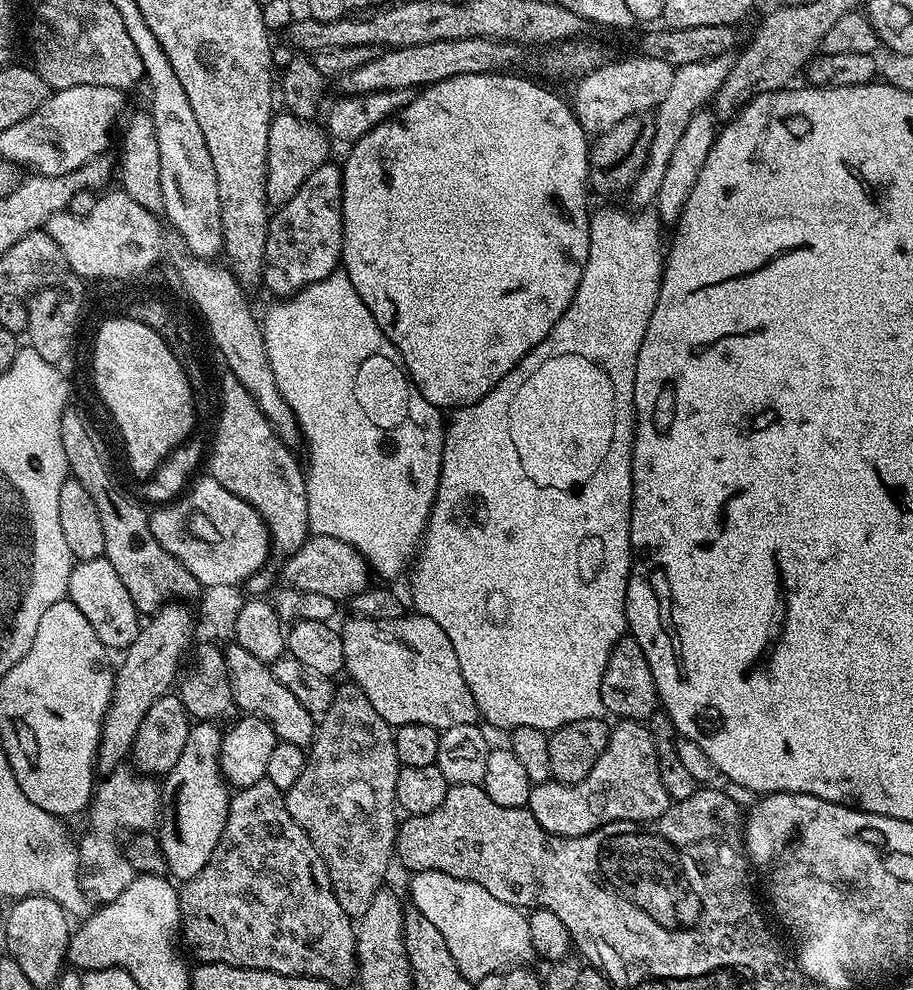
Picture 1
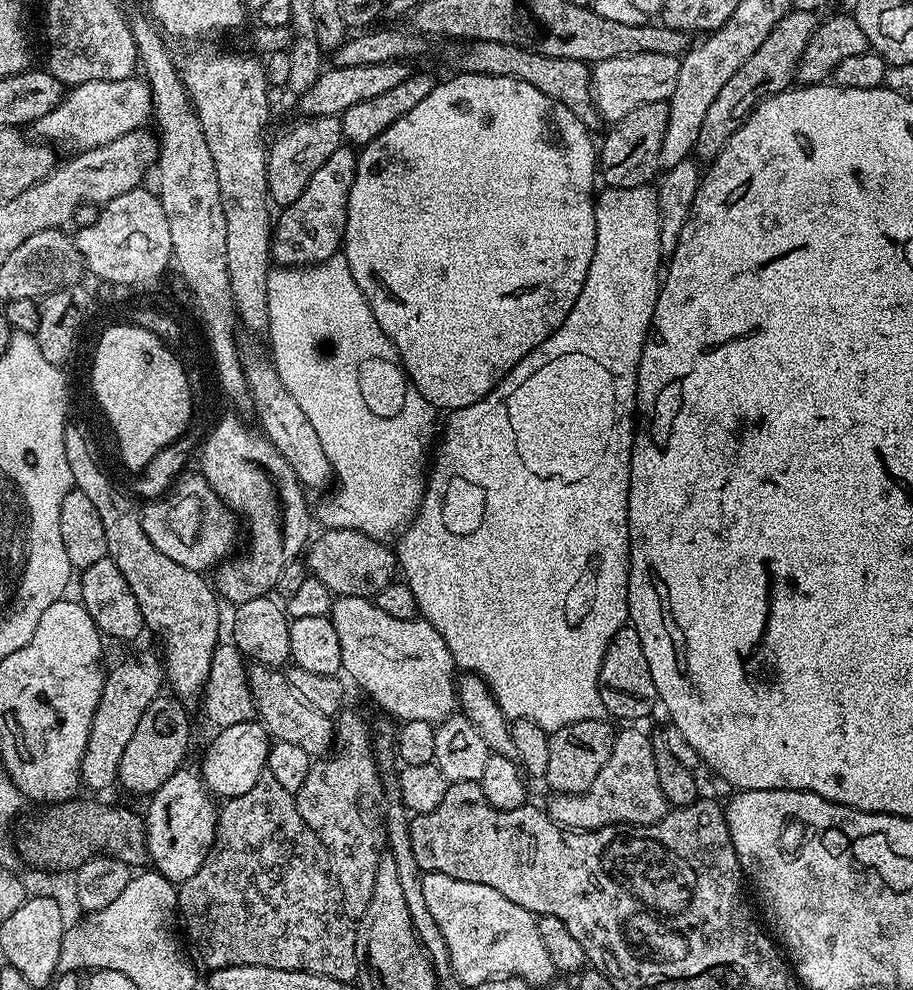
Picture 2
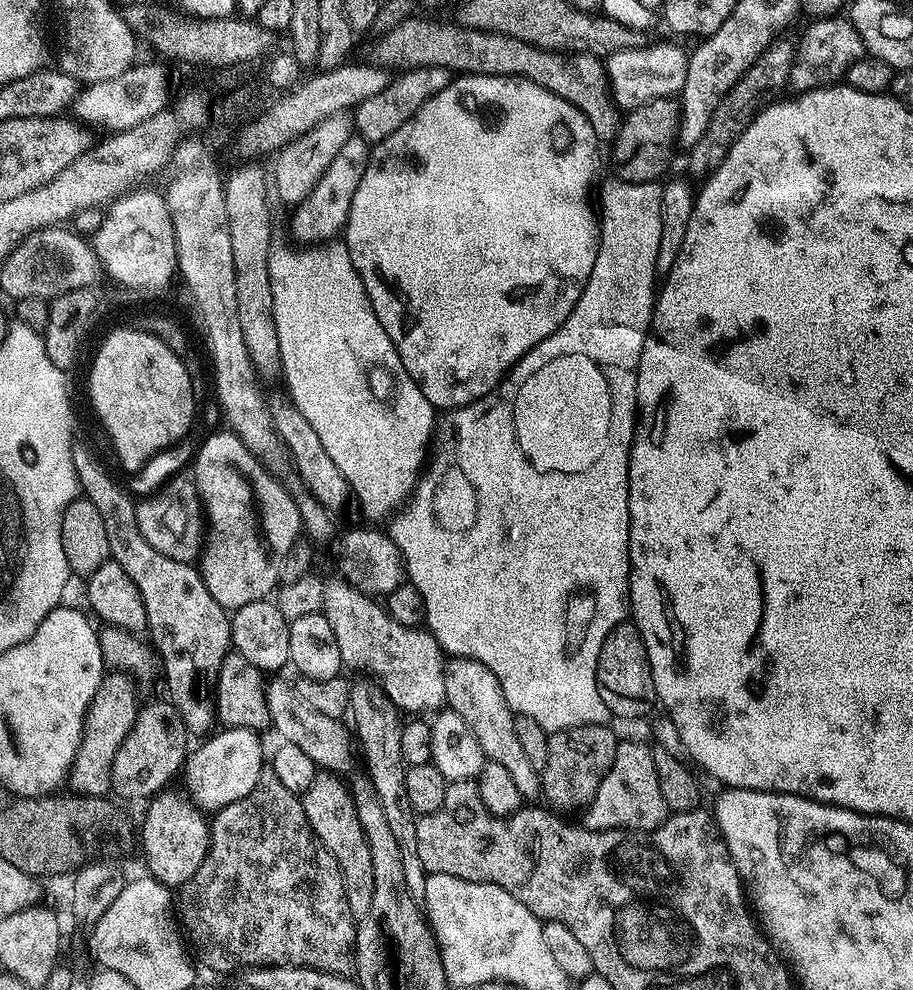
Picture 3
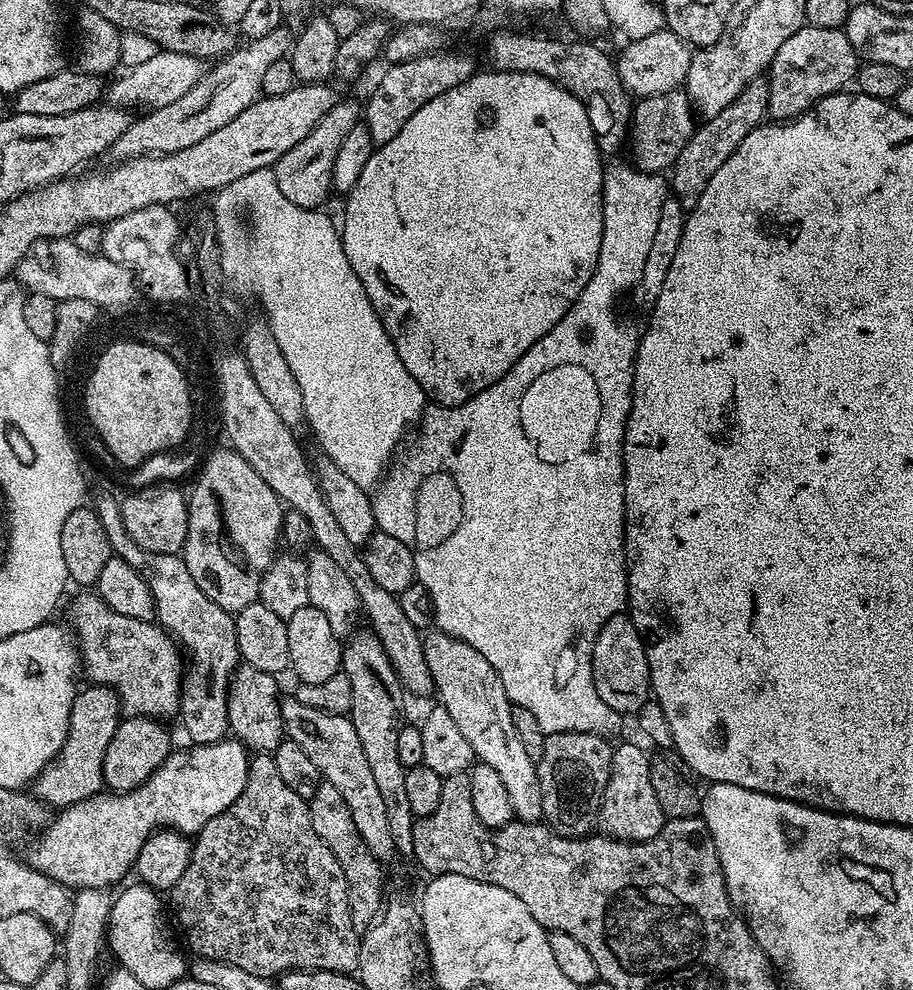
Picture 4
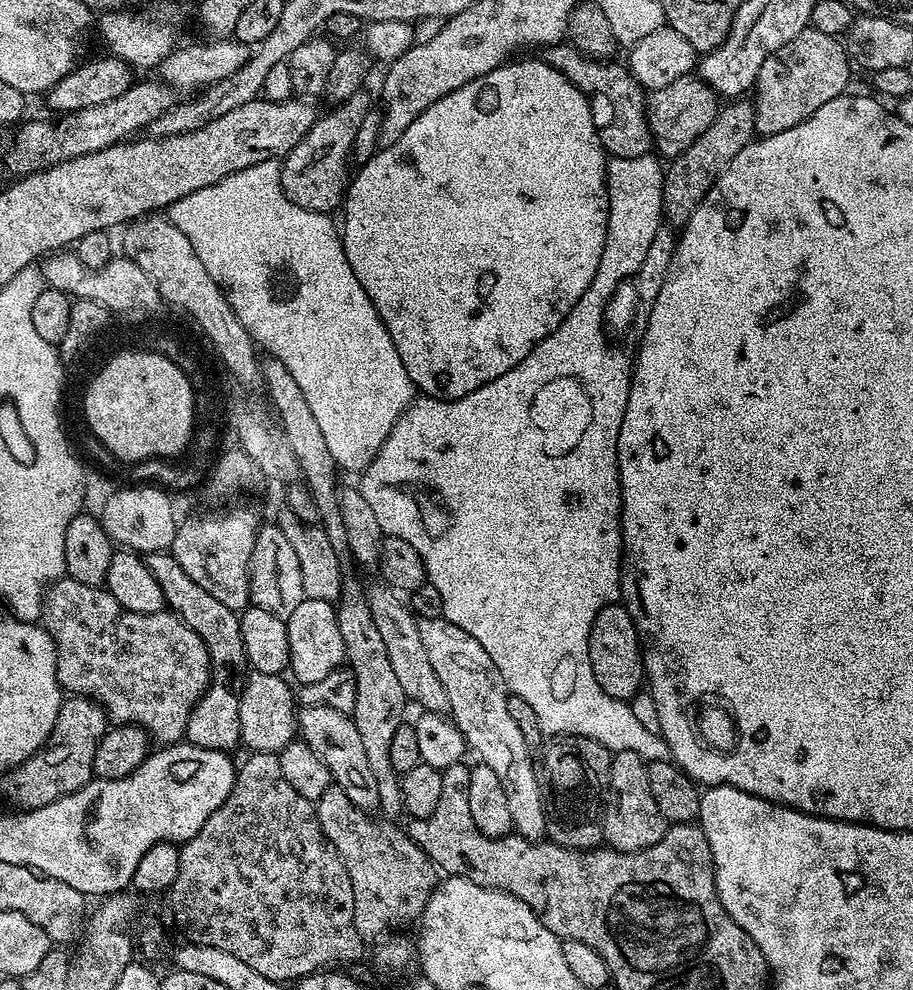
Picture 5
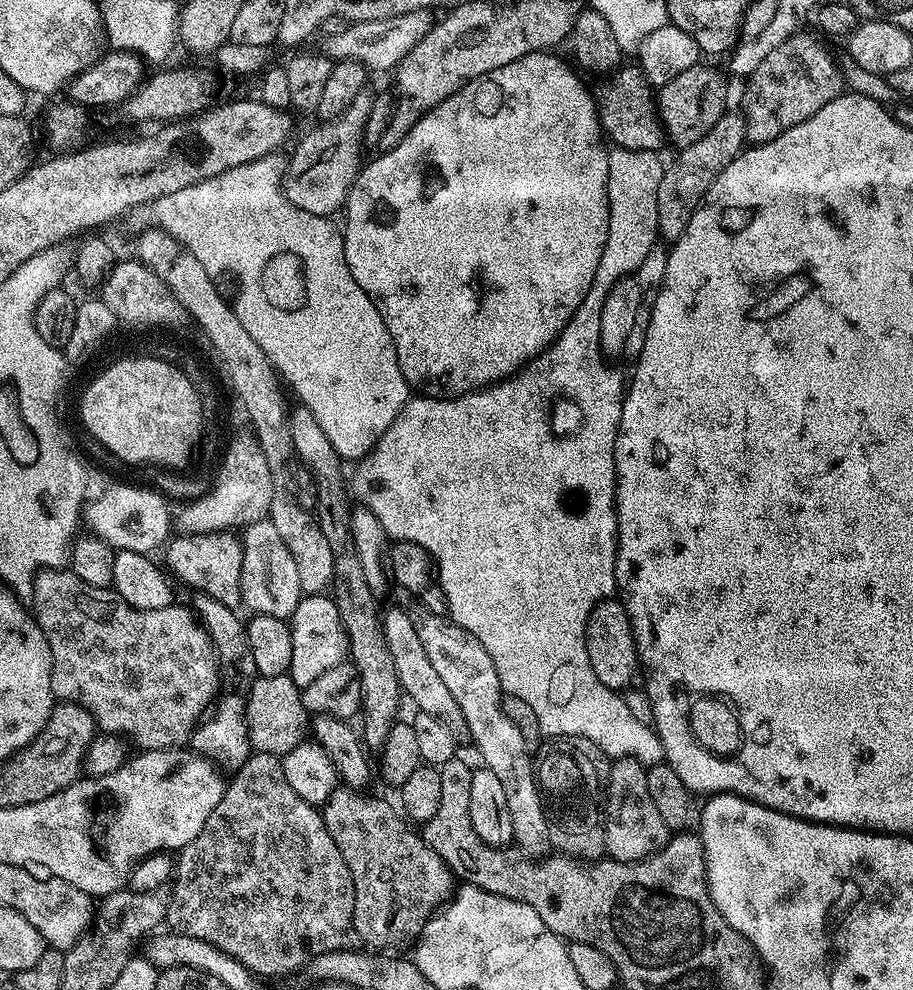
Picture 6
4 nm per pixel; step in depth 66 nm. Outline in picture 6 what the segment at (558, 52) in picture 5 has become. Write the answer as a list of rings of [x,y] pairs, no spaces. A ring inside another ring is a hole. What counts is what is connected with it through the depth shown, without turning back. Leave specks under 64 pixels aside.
[[[639,66],[621,67],[609,80],[612,81],[605,86],[604,93],[598,96],[598,111],[607,139],[617,148],[659,153],[660,147],[666,144],[666,133],[660,123],[660,109],[656,107],[657,93],[653,84],[644,77]]]

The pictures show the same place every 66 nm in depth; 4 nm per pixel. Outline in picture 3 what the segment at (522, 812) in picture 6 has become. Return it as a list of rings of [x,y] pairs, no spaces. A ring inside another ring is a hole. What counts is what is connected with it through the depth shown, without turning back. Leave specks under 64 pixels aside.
[[[457,656],[449,659],[444,665],[444,681],[446,682],[446,704],[453,712],[457,712],[470,726],[474,738],[478,738],[478,746],[482,746],[488,760],[503,766],[518,788],[518,794],[525,801],[536,802],[541,799],[540,773],[530,766],[530,761],[522,751],[522,745],[514,734],[514,713],[508,707],[502,694],[502,686],[498,678],[482,662],[471,660],[469,656]]]

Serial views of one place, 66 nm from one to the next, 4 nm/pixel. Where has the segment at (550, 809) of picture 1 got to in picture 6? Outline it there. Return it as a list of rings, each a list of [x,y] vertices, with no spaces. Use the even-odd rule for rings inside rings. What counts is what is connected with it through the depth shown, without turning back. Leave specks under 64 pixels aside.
[[[621,756],[611,761],[606,777],[606,799],[602,804],[604,814],[604,850],[618,862],[634,862],[653,856],[670,839],[670,829],[662,822],[662,814],[650,798],[646,786],[648,768],[634,758]]]

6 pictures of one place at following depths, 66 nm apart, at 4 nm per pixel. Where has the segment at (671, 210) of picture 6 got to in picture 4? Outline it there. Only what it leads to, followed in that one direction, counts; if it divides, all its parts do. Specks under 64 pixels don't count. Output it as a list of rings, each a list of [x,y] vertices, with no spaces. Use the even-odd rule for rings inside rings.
[[[757,78],[744,87],[742,94],[738,94],[738,98],[734,98],[734,102],[726,106],[726,110],[718,110],[714,118],[704,120],[697,127],[690,142],[686,142],[682,154],[676,156],[676,162],[670,169],[671,195],[679,200],[684,209],[691,210],[698,198],[702,198],[702,190],[706,190],[710,178],[714,178],[718,166],[722,166],[722,162],[726,162],[726,158],[734,154],[734,150],[742,142],[742,138],[746,138],[746,134],[760,127],[767,111],[768,86],[763,79]]]

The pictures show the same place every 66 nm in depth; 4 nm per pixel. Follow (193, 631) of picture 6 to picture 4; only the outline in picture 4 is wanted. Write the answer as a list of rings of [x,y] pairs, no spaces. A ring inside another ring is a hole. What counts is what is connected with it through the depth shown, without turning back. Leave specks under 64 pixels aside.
[[[99,594],[91,595],[78,597],[68,608],[67,623],[78,645],[83,675],[85,672],[92,684],[113,688],[128,716],[149,716],[161,722],[167,721],[167,716],[175,717],[186,675],[186,660],[177,641],[159,623],[126,618],[110,610]]]

